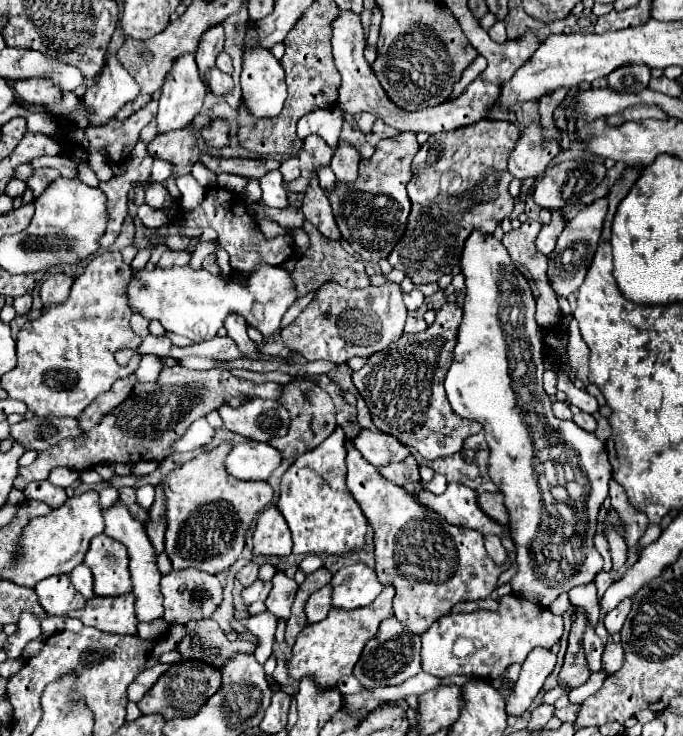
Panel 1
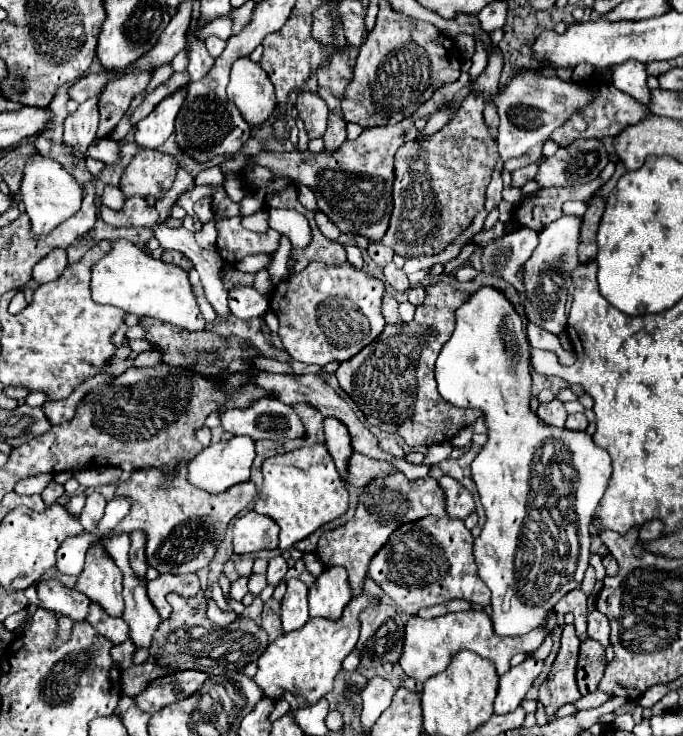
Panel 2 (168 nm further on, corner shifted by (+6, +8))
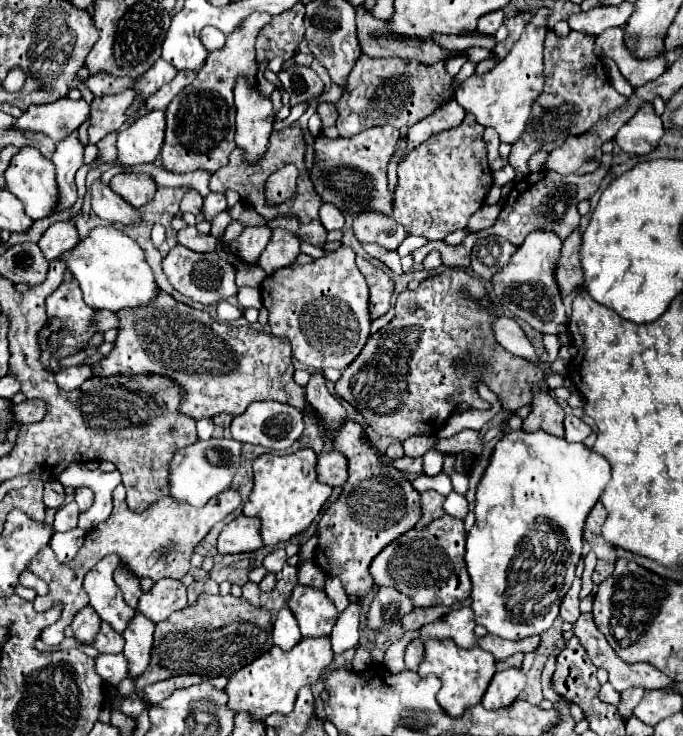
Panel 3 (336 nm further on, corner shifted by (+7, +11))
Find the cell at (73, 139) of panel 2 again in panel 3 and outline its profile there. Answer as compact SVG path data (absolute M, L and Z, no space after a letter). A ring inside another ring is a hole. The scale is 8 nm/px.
M78 132L68 134L64 140L56 144L56 152L52 162L56 166L56 178L60 184L60 194L64 196L64 206L72 206L76 202L76 182L74 174L82 166L84 160L84 144L78 138Z

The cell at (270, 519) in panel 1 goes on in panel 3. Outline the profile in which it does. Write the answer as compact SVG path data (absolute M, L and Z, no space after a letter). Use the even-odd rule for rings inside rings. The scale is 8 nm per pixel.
M238 516L218 536L218 552L220 554L240 554L240 552L254 552L262 548L264 542L260 538L260 520Z

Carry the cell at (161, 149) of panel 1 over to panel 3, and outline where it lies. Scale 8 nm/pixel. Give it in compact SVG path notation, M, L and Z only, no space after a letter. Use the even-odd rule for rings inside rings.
M120 172L110 180L110 188L122 196L124 200L128 200L132 206L140 208L144 204L148 204L148 200L152 200L154 192L156 192L156 182L150 174L126 174Z

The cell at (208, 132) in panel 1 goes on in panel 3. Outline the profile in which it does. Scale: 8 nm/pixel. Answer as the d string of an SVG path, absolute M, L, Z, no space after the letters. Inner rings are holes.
M252 14L248 16L248 20L244 20L244 24L240 24L230 36L226 36L226 44L222 50L216 50L208 56L204 68L196 74L192 86L188 86L192 92L180 92L166 108L166 138L164 138L164 146L162 146L162 164L166 170L170 172L192 172L198 168L216 172L218 168L228 164L228 156L230 152L236 148L234 142L234 134L236 134L236 108L234 108L234 82L236 76L248 76L248 80L256 80L256 72L258 72L258 64L256 64L256 56L254 56L254 44L256 38L260 34L260 30L270 24L272 16L270 14Z

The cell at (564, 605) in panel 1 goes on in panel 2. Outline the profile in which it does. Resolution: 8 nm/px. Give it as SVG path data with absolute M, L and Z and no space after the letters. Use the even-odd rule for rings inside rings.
M581 589L569 591L557 605L555 613L573 613L575 615L575 629L577 635L583 635L587 631L587 595Z

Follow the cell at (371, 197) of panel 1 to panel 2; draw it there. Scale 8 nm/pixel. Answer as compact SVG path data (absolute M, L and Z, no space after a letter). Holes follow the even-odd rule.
M463 73L457 83L443 85L419 111L415 111L413 117L399 121L397 125L387 127L373 127L363 129L363 133L355 141L345 141L337 151L321 151L311 153L307 151L293 151L293 153L269 153L261 151L257 157L251 159L251 163L259 163L267 167L275 177L287 177L295 183L307 185L315 197L319 209L343 231L343 233L359 233L367 239L381 239L389 227L389 217L393 209L393 155L395 151L407 143L413 141L417 135L415 119L431 113L437 109L441 101L451 101L453 95L465 87L469 75Z

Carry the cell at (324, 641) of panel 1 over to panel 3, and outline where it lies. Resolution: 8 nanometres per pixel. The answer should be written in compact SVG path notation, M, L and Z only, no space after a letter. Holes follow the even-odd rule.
M330 636L302 638L288 652L284 652L278 646L272 646L268 652L264 652L252 664L240 668L240 672L230 676L230 682L226 686L228 706L234 712L244 710L258 720L264 720L266 716L270 716L274 712L290 714L294 710L298 690L302 686L316 684L320 680L322 672L332 664L332 660L334 660L334 652L332 652L332 644L330 644Z

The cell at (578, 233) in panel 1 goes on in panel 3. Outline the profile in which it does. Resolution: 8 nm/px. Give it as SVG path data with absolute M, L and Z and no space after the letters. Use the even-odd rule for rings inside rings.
M536 230L524 240L518 252L512 256L512 262L504 266L494 278L496 300L504 310L510 310L512 316L528 322L534 330L542 334L562 334L566 332L568 316L564 310L560 286L556 282L556 268L562 254L562 238L550 230Z

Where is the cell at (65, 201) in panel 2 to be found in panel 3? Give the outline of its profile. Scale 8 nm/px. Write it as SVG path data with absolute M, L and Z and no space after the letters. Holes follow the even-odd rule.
M24 146L12 158L8 170L4 172L4 178L6 178L6 188L24 204L26 214L32 220L40 220L40 218L46 218L46 216L56 212L56 208L60 204L60 190L58 190L58 182L56 182L56 168L54 168L52 160L44 158L36 148Z

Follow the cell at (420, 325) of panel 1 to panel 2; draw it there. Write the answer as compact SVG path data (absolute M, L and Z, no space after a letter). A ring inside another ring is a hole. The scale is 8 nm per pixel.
M385 293L383 305L381 305L381 313L385 315L385 321L387 321L389 325L401 323L401 319L399 319L399 315L397 315L397 307L399 307L399 303L397 303L389 293Z

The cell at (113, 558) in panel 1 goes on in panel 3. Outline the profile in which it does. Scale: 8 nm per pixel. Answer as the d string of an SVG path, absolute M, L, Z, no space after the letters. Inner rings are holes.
M116 554L106 556L100 560L86 576L84 576L84 590L90 598L90 606L98 612L102 620L106 620L116 632L122 632L130 618L134 616L134 608L130 608L120 588L114 582L114 570L120 558Z

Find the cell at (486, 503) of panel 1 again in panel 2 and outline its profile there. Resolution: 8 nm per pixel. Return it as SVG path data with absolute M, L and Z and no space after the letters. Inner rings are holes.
M443 475L439 479L439 487L443 487L443 491L445 491L449 519L465 519L471 511L475 511L471 493L467 489L463 489L455 479L451 479L449 475Z

